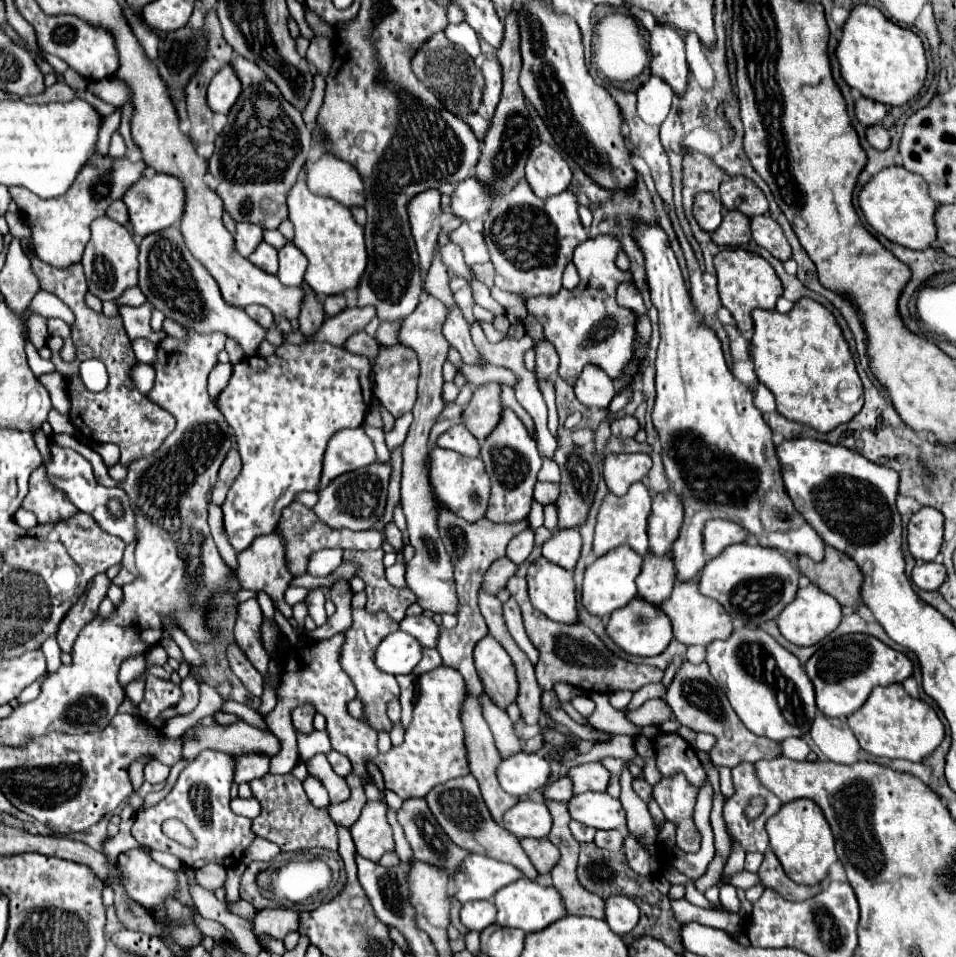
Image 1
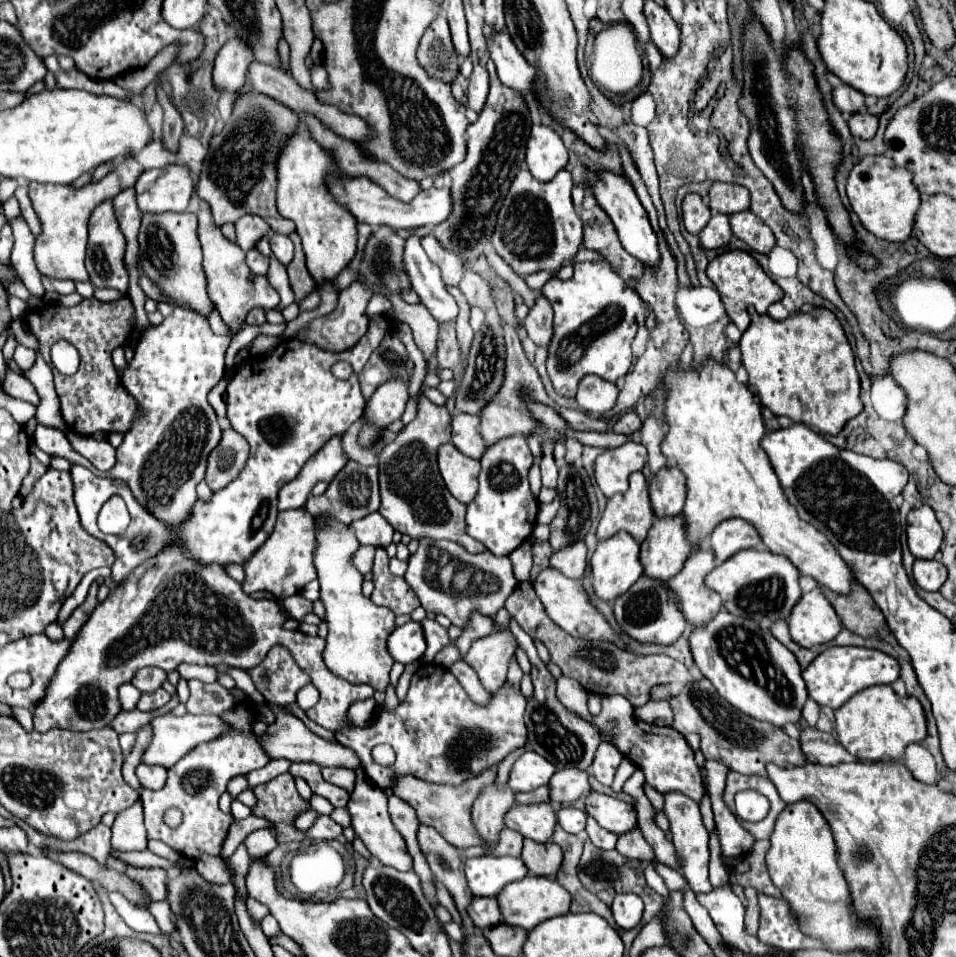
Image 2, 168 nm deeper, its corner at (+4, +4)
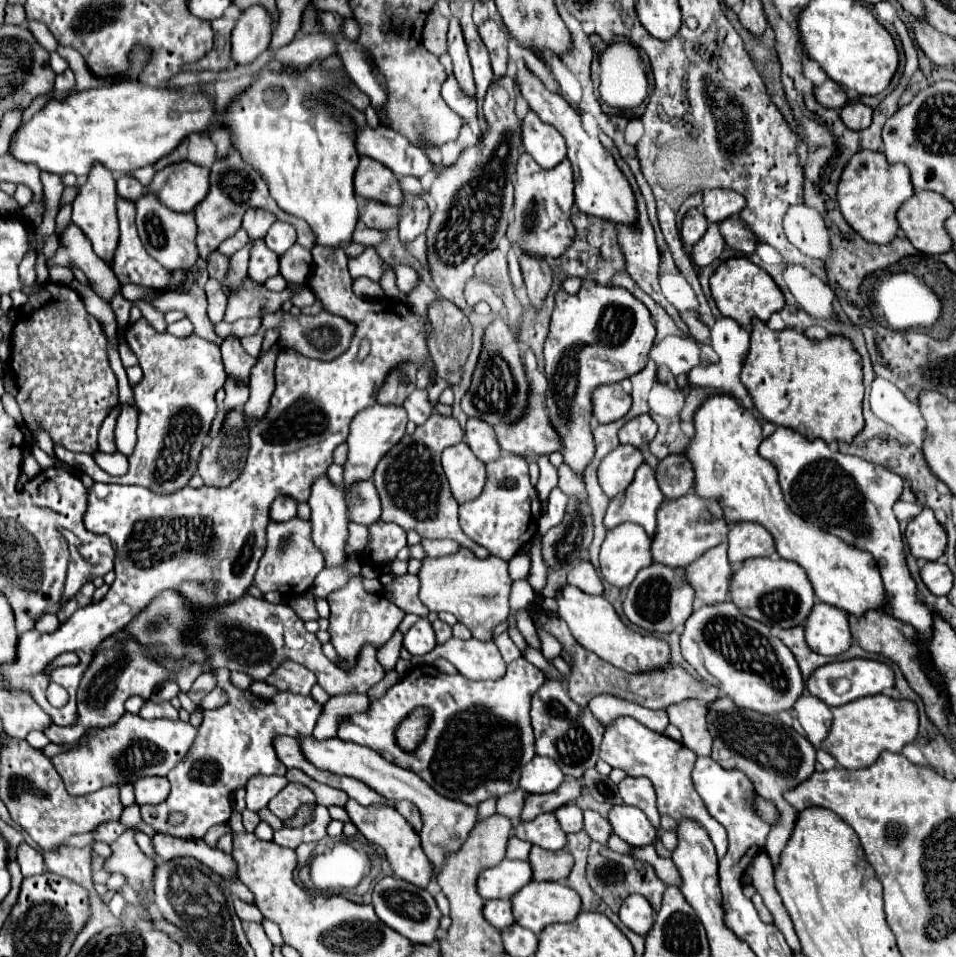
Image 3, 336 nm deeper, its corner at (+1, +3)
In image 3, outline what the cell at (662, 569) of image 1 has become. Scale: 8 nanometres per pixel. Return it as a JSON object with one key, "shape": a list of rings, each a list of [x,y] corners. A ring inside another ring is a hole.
{"shape":[[[689,491],[675,501],[663,501],[657,511],[657,531],[653,535],[653,561],[669,567],[687,567],[707,549],[723,543],[729,533],[729,523],[723,517],[723,509],[715,499],[703,499]]]}

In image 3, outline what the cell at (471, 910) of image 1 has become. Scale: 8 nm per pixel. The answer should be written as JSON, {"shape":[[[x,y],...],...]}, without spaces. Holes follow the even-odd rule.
{"shape":[[[487,901],[483,907],[483,915],[499,931],[515,923],[513,913],[511,913],[511,901]]]}

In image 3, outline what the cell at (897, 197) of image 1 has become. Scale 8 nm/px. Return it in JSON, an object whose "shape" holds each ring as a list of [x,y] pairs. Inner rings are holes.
{"shape":[[[861,149],[845,165],[839,185],[837,203],[845,221],[869,243],[889,243],[897,235],[895,213],[903,201],[913,195],[911,175],[903,163],[887,163],[885,155],[879,151]],[[885,239],[885,241],[879,241]]]}

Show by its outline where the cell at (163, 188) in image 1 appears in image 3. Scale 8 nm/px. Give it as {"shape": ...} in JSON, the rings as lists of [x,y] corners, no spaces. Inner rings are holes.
{"shape":[[[181,161],[157,171],[147,191],[157,193],[161,203],[173,211],[193,211],[209,193],[209,169]]]}

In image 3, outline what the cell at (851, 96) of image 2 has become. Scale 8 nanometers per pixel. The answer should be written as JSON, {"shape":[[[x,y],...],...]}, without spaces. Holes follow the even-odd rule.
{"shape":[[[827,79],[821,85],[815,85],[813,95],[815,95],[817,103],[821,103],[821,105],[825,105],[829,109],[841,109],[849,101],[847,95],[841,91],[841,87],[831,79]]]}

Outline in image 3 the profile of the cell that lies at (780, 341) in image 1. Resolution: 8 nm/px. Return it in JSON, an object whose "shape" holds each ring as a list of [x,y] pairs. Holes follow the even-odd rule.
{"shape":[[[753,321],[749,357],[743,363],[739,379],[753,397],[753,405],[765,417],[765,421],[795,429],[809,441],[823,439],[825,443],[833,443],[833,441],[851,443],[853,437],[863,429],[861,357],[845,337],[831,335],[825,341],[811,341],[801,331],[795,329],[773,331],[763,321]]]}

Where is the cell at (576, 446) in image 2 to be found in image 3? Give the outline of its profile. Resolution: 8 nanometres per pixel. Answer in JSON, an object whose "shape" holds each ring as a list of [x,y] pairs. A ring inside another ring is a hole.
{"shape":[[[561,465],[557,469],[559,473],[559,483],[557,487],[567,495],[567,497],[576,498],[578,501],[583,501],[588,498],[585,483],[579,477],[573,477],[573,473],[569,473],[569,469],[565,469],[565,465]]]}

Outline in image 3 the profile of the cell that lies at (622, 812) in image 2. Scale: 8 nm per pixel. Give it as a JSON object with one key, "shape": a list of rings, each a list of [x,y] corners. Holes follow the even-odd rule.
{"shape":[[[615,805],[609,813],[609,821],[613,831],[633,847],[653,845],[657,841],[657,829],[637,807]]]}

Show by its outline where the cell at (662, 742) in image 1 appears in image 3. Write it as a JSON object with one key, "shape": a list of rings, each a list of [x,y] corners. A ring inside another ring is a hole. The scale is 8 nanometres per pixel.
{"shape":[[[619,717],[613,725],[607,727],[607,731],[603,735],[599,757],[603,761],[607,761],[611,767],[623,769],[627,775],[647,777],[653,783],[655,793],[657,793],[659,815],[669,815],[675,821],[681,821],[681,819],[697,821],[709,833],[709,839],[715,845],[717,857],[721,859],[727,853],[725,829],[721,829],[721,825],[717,825],[717,821],[713,821],[713,817],[709,817],[709,813],[705,813],[705,805],[697,797],[697,791],[693,789],[691,771],[693,771],[697,755],[691,749],[687,749],[685,745],[681,745],[661,733],[647,729],[645,725],[641,725],[639,721],[635,721],[631,717]]]}

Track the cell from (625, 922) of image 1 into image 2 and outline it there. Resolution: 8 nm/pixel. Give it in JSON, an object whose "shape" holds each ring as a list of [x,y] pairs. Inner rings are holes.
{"shape":[[[618,894],[610,908],[612,908],[612,916],[614,916],[616,924],[622,930],[630,930],[640,922],[644,904],[642,904],[640,896],[636,896],[636,894]]]}

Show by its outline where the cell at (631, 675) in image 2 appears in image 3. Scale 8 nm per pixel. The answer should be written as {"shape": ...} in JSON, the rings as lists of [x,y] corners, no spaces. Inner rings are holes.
{"shape":[[[543,615],[543,625],[545,629],[549,629],[551,633],[555,633],[555,637],[561,641],[563,649],[569,649],[569,653],[573,653],[573,673],[569,675],[569,683],[567,683],[567,693],[569,697],[581,705],[581,707],[587,707],[587,703],[597,697],[597,695],[615,695],[615,697],[621,697],[625,701],[633,701],[633,703],[639,703],[643,707],[649,707],[649,709],[665,709],[669,705],[675,705],[675,703],[681,703],[685,699],[703,699],[703,701],[709,701],[707,697],[711,695],[709,693],[709,687],[703,687],[699,685],[689,673],[685,673],[681,667],[677,665],[671,665],[671,669],[663,669],[663,671],[653,671],[653,673],[641,673],[641,675],[629,675],[609,663],[605,663],[603,659],[599,659],[593,651],[587,651],[583,645],[579,645],[575,641],[575,637],[571,635],[567,623],[559,617],[549,617],[549,615]]]}

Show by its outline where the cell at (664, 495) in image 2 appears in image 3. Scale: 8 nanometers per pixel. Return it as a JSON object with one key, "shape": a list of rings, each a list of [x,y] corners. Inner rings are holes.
{"shape":[[[669,455],[659,461],[657,469],[657,483],[663,491],[665,499],[677,499],[691,491],[695,473],[685,455]]]}

